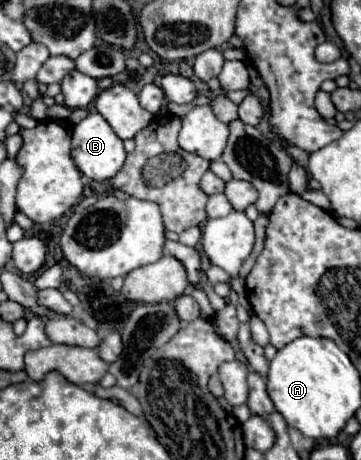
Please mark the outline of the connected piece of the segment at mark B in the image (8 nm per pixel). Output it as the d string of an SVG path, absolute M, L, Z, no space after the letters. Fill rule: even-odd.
M91 112L73 128L73 158L83 176L99 182L109 180L121 170L125 156L127 154L123 148L123 140L115 136L113 128L107 124L107 120L103 120L103 116L99 116L99 112Z

